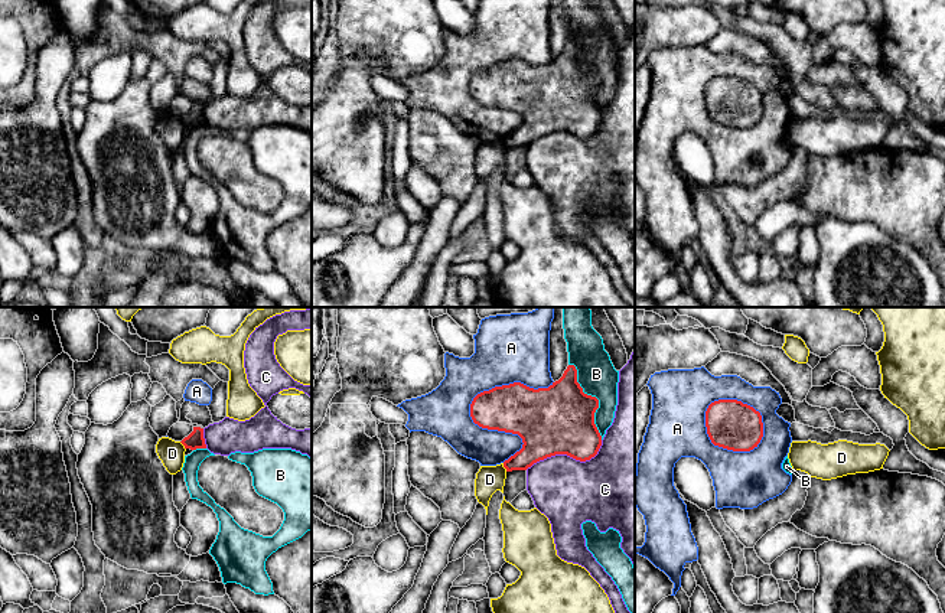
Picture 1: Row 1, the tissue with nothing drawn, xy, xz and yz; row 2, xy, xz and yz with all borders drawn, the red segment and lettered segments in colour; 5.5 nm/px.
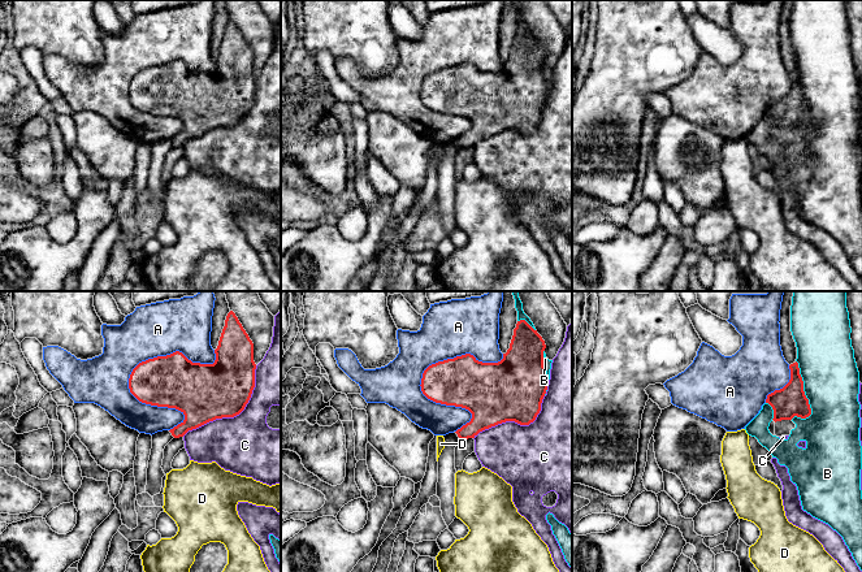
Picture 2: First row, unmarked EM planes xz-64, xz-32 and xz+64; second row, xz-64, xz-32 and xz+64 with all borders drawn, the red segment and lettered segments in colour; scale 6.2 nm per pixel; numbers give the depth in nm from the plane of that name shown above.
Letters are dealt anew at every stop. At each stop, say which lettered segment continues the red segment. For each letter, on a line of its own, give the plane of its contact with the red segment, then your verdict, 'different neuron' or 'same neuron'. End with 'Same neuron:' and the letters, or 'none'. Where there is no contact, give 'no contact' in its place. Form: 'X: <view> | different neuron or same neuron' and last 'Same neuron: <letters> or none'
A: xz | different neuron
B: xz | different neuron
C: xz | different neuron
D: xz | different neuron
Same neuron: none

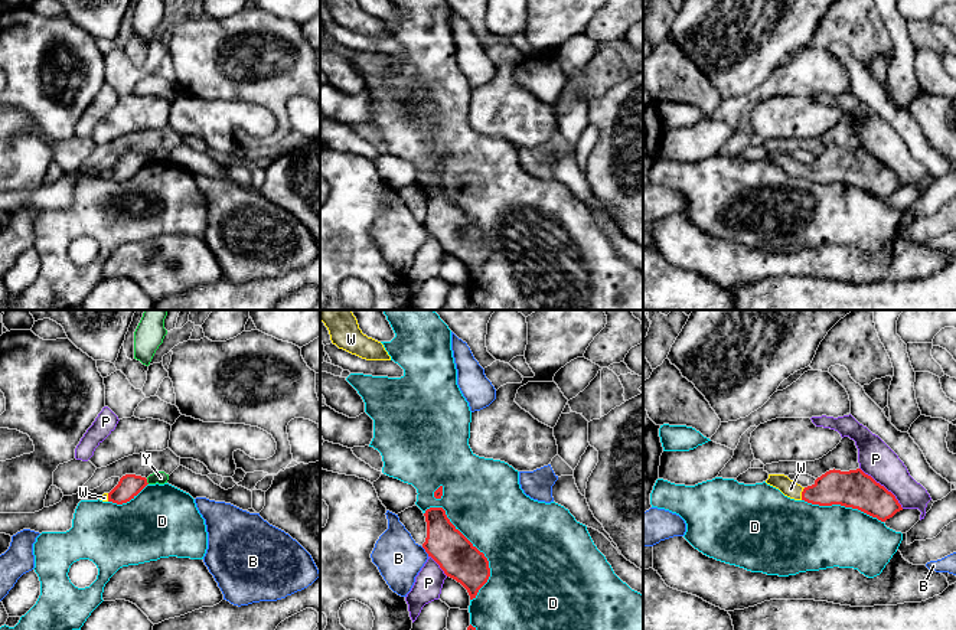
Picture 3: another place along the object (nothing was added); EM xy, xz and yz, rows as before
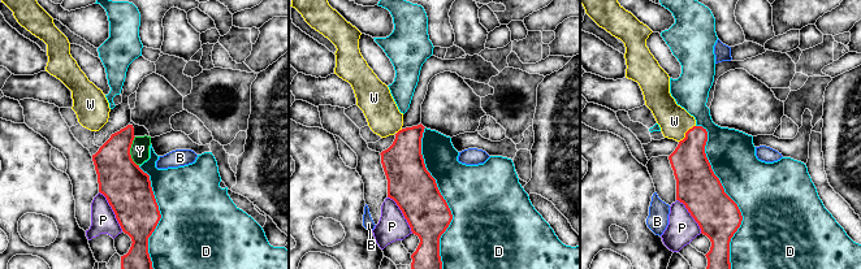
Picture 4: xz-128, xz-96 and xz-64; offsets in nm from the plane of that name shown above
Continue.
B: xz | different neuron
D: xz | different neuron
P: yz | different neuron
W: yz | same neuron
Y: xy | different neuron
Same neuron: W

